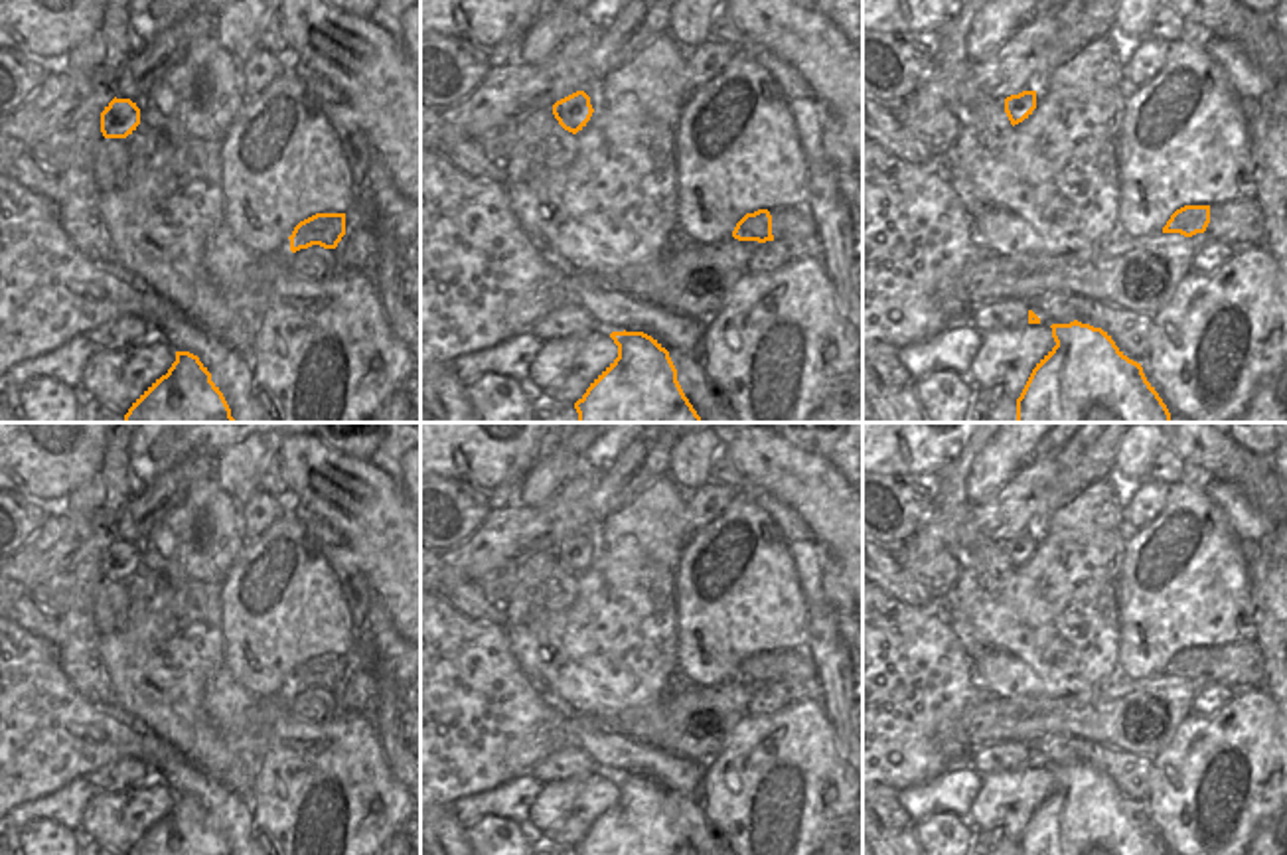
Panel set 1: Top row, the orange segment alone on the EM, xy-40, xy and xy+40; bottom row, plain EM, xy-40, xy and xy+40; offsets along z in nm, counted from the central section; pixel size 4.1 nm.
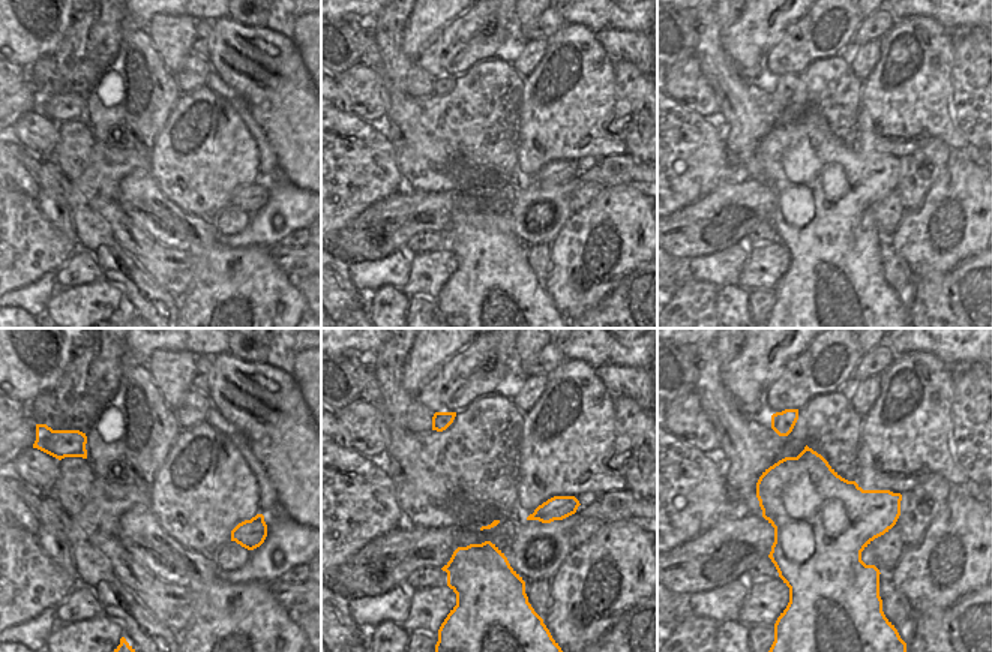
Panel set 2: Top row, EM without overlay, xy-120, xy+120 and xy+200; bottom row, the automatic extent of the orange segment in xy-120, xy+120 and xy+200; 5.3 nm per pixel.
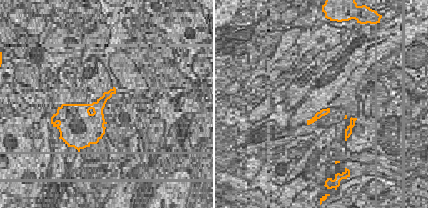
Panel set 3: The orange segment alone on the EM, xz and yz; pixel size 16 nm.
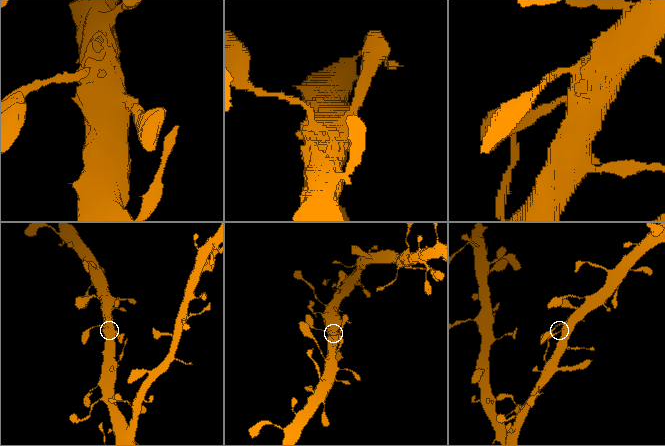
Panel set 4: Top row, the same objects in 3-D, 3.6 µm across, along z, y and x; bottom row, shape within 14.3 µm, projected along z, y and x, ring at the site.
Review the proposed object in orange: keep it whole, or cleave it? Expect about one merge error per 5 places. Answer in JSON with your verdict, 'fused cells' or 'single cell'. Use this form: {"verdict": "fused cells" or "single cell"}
{"verdict": "single cell"}

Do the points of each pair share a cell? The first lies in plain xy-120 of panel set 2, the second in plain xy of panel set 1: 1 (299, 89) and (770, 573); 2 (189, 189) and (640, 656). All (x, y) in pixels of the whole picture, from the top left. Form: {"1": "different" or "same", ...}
{"1": "different", "2": "different"}

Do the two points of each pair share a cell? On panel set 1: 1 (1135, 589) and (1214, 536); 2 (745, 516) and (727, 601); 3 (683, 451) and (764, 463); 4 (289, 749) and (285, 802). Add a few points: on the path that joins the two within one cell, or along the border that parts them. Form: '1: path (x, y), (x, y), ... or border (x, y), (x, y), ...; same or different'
1: path (1155, 591), (1163, 591), (1195, 555); same
2: path (713, 534), (689, 563), (695, 595); same
3: border (719, 443), (721, 449); different
4: path (289, 763), (289, 788); same

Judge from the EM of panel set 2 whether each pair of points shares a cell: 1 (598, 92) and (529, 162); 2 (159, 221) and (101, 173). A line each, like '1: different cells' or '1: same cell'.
1: same cell
2: different cells

